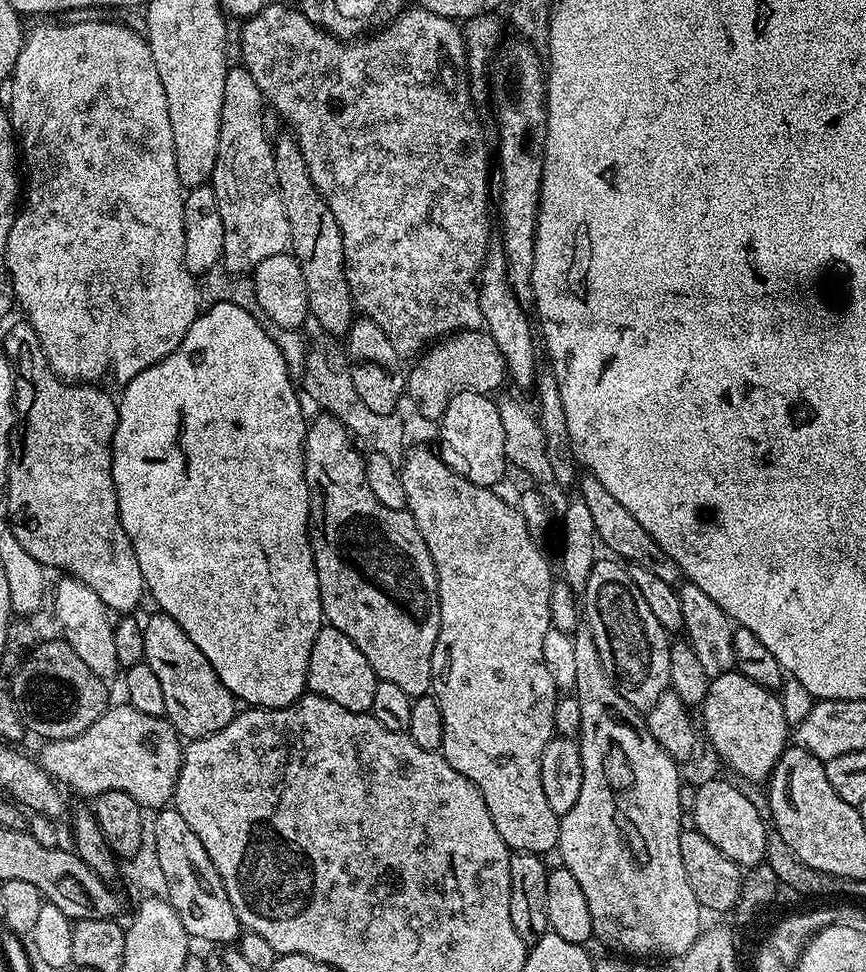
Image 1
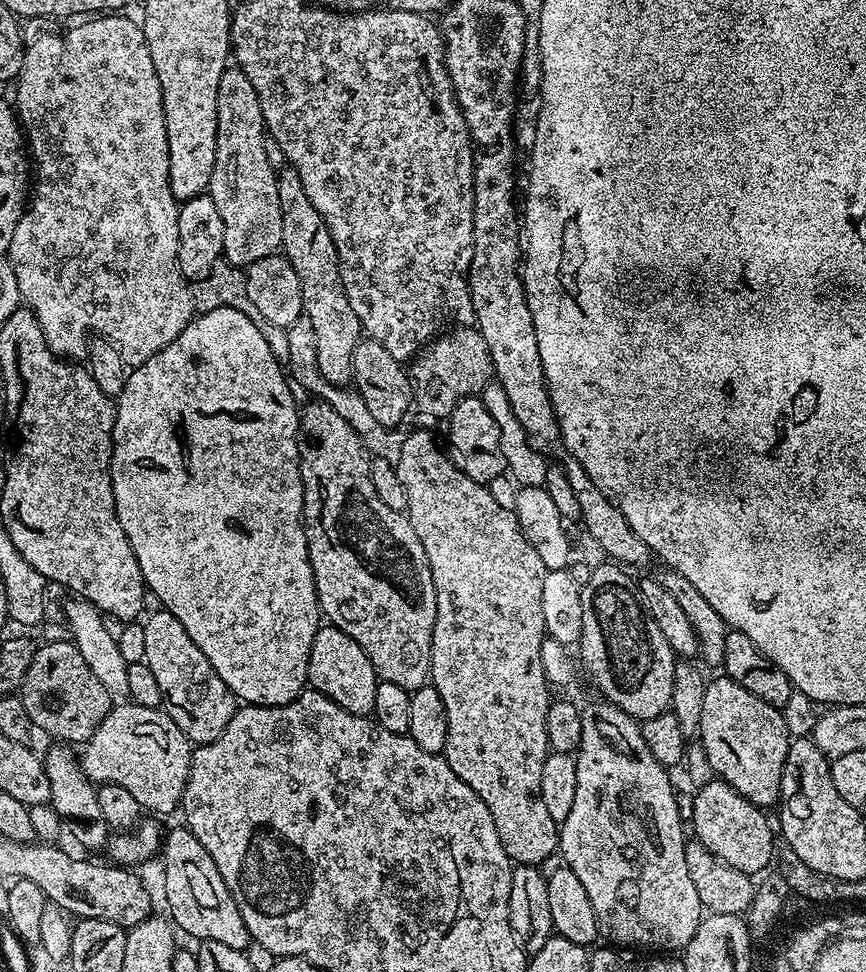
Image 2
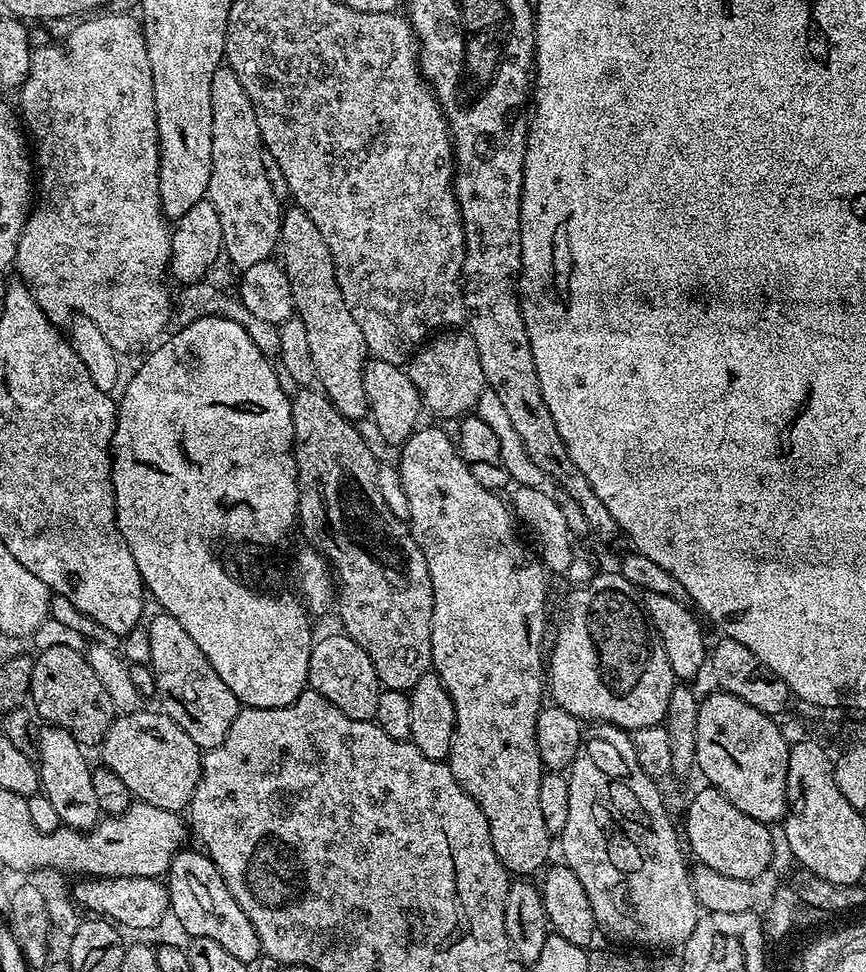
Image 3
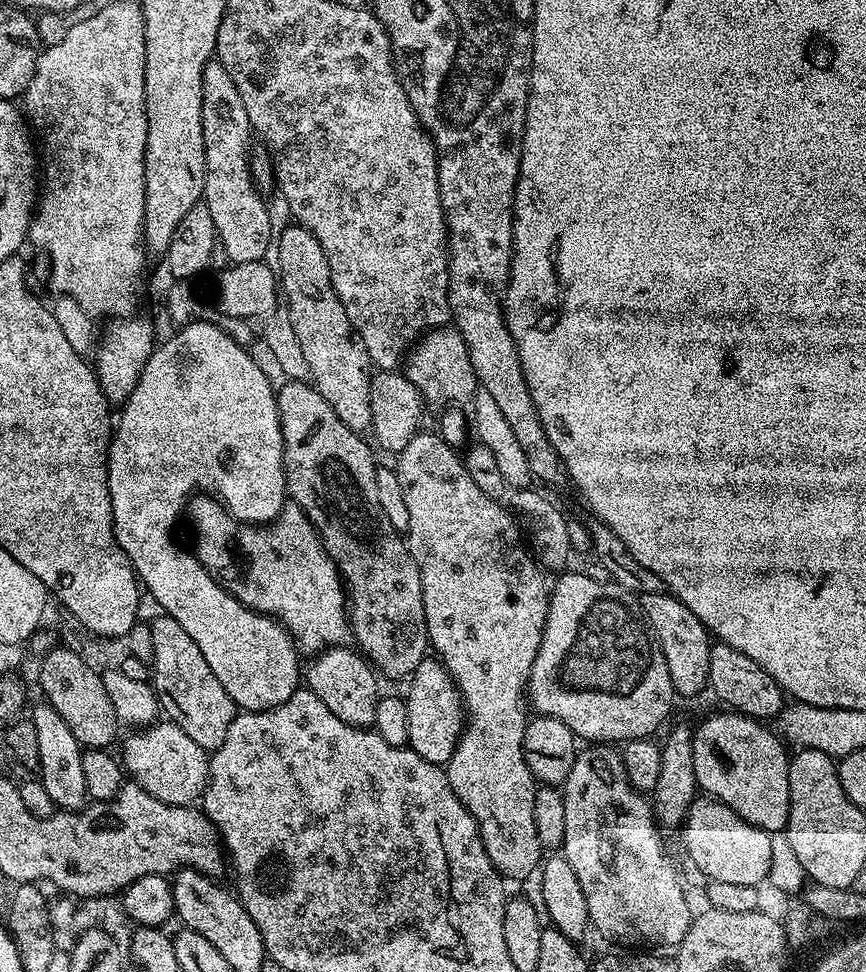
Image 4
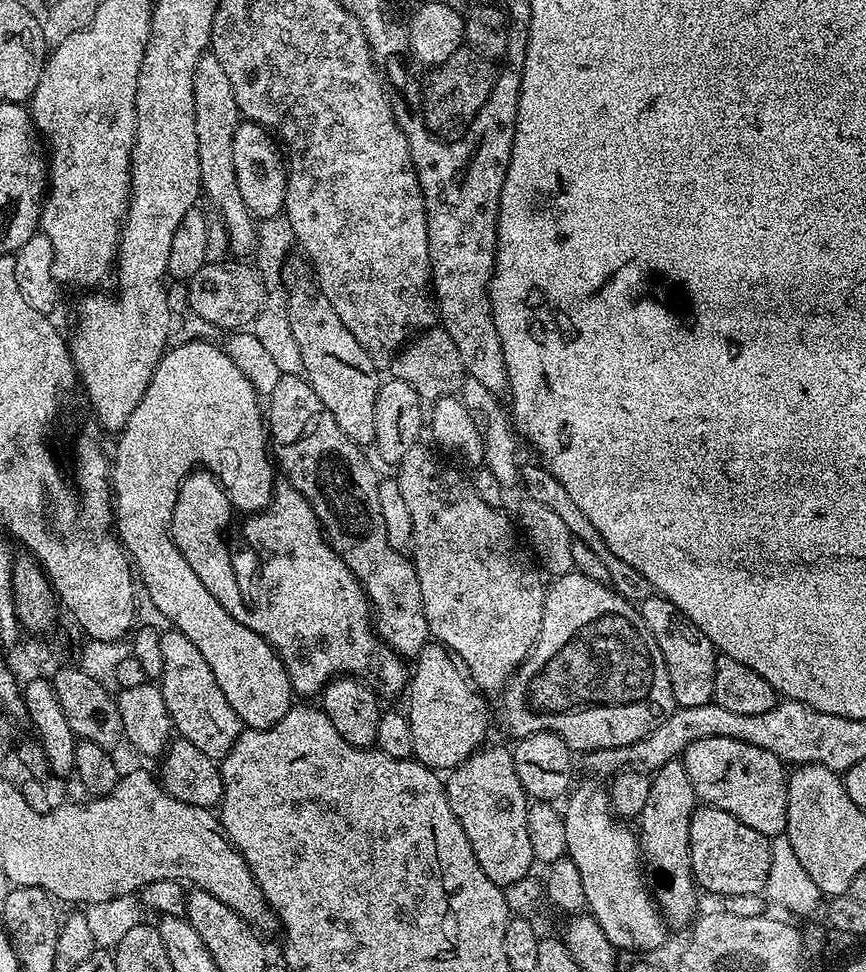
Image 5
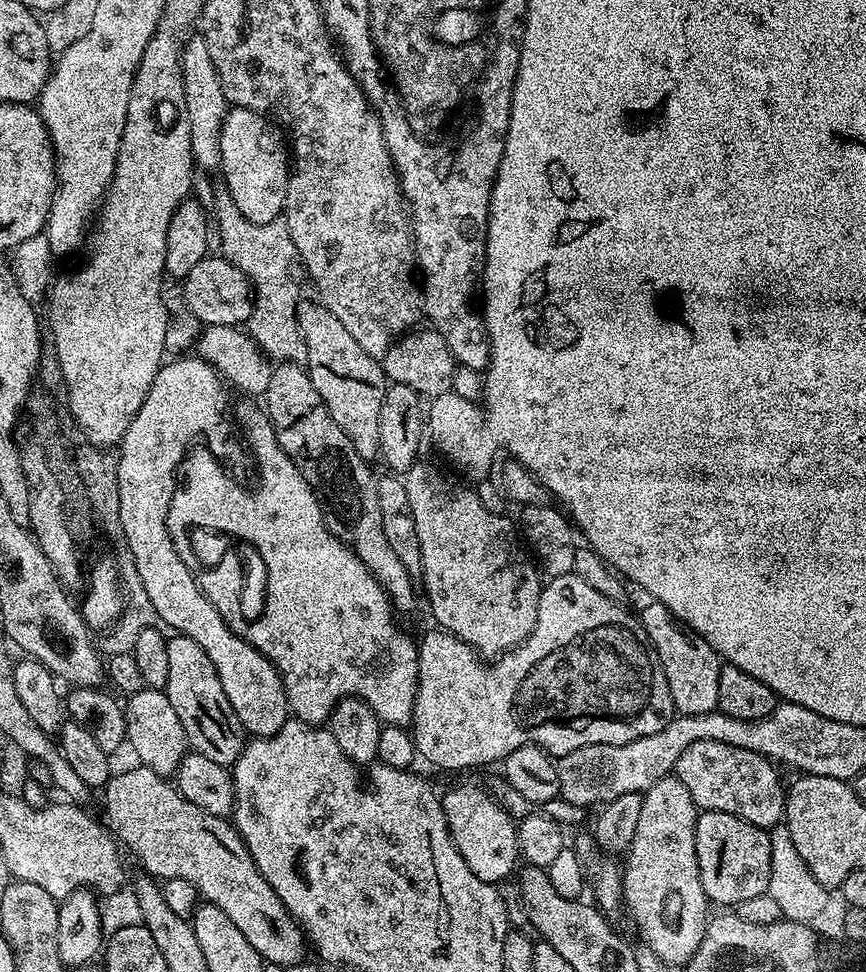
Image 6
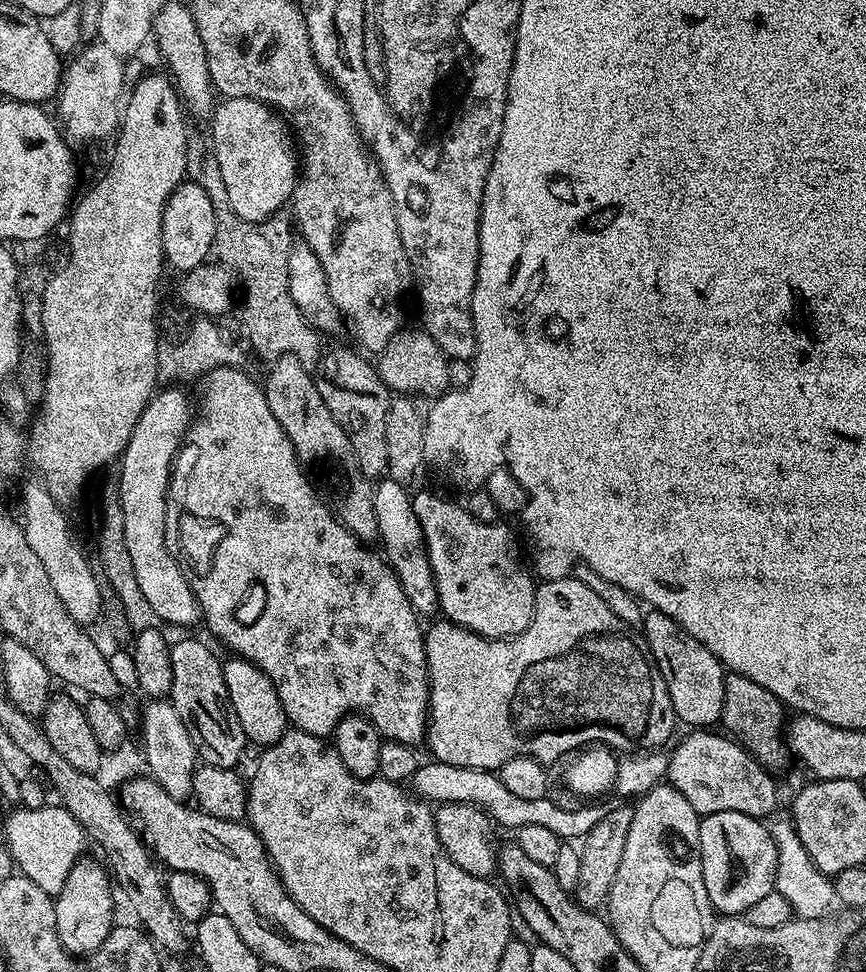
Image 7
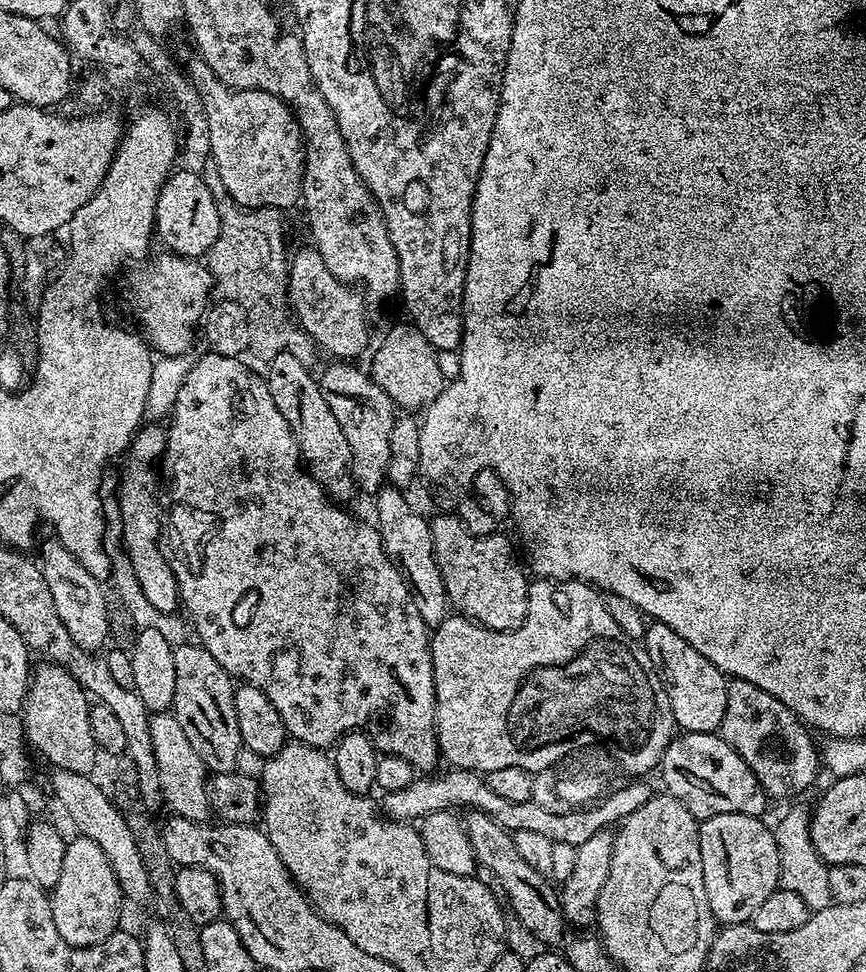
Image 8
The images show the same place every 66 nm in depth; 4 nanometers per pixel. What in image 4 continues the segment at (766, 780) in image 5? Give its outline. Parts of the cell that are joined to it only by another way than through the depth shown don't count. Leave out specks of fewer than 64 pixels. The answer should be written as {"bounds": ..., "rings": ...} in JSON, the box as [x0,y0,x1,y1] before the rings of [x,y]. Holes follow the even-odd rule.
{"bounds":[692,710,790,834],"rings":[[[720,710],[708,716],[700,725],[695,725],[692,733],[694,750],[694,778],[697,789],[705,797],[726,805],[738,818],[750,822],[750,826],[762,829],[769,834],[780,834],[787,829],[788,811],[790,810],[790,759],[785,741],[763,728],[761,721],[754,716],[746,716],[735,710]]]}

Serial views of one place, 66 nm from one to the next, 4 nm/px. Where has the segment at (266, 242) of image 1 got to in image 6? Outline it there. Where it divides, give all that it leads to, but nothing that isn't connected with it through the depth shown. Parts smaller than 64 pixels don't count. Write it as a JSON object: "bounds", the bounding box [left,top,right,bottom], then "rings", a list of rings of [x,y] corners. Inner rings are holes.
{"bounds":[180,34,230,173],"rings":[[[196,34],[184,45],[180,59],[182,66],[182,90],[186,90],[186,114],[190,118],[190,146],[197,169],[214,173],[220,168],[222,158],[222,128],[230,109],[226,94],[222,90],[222,78],[214,70],[210,50],[206,50],[203,35]]]}

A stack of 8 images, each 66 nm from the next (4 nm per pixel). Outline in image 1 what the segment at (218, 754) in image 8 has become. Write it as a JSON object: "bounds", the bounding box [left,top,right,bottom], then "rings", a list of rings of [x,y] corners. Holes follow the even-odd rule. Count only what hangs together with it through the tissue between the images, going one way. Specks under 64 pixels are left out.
{"bounds":[143,611,238,740],"rings":[[[162,611],[155,612],[143,621],[144,658],[143,663],[154,670],[158,682],[162,685],[162,698],[166,702],[164,716],[175,726],[181,737],[197,740],[200,736],[209,736],[222,730],[236,716],[238,701],[232,692],[218,678],[214,666],[190,642],[190,634]]]}

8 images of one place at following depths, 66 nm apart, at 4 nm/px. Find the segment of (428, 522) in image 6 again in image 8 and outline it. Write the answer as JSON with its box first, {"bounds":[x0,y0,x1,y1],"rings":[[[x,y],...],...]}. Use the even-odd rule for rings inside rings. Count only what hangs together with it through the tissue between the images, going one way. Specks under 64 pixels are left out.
{"bounds":[430,514,530,632],"rings":[[[455,514],[440,515],[444,516],[433,515],[430,523],[434,558],[444,579],[449,605],[459,615],[499,632],[512,632],[522,626],[528,613],[530,576],[511,542],[501,534],[475,536]]]}

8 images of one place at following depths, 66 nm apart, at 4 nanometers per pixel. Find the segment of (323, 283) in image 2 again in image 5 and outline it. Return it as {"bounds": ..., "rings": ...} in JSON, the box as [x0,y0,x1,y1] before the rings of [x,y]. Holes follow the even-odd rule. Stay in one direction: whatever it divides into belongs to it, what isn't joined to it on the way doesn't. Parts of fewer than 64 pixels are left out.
{"bounds":[280,255,382,446],"rings":[[[289,255],[280,277],[284,279],[284,289],[288,293],[290,330],[302,353],[303,375],[309,386],[314,394],[318,394],[318,398],[322,398],[326,410],[334,414],[334,422],[338,422],[339,428],[354,443],[361,446],[375,445],[374,402],[382,383],[381,369],[376,367],[370,354],[358,346],[358,338],[346,330],[334,306],[330,306],[326,294],[322,294],[312,266],[303,255]]]}

